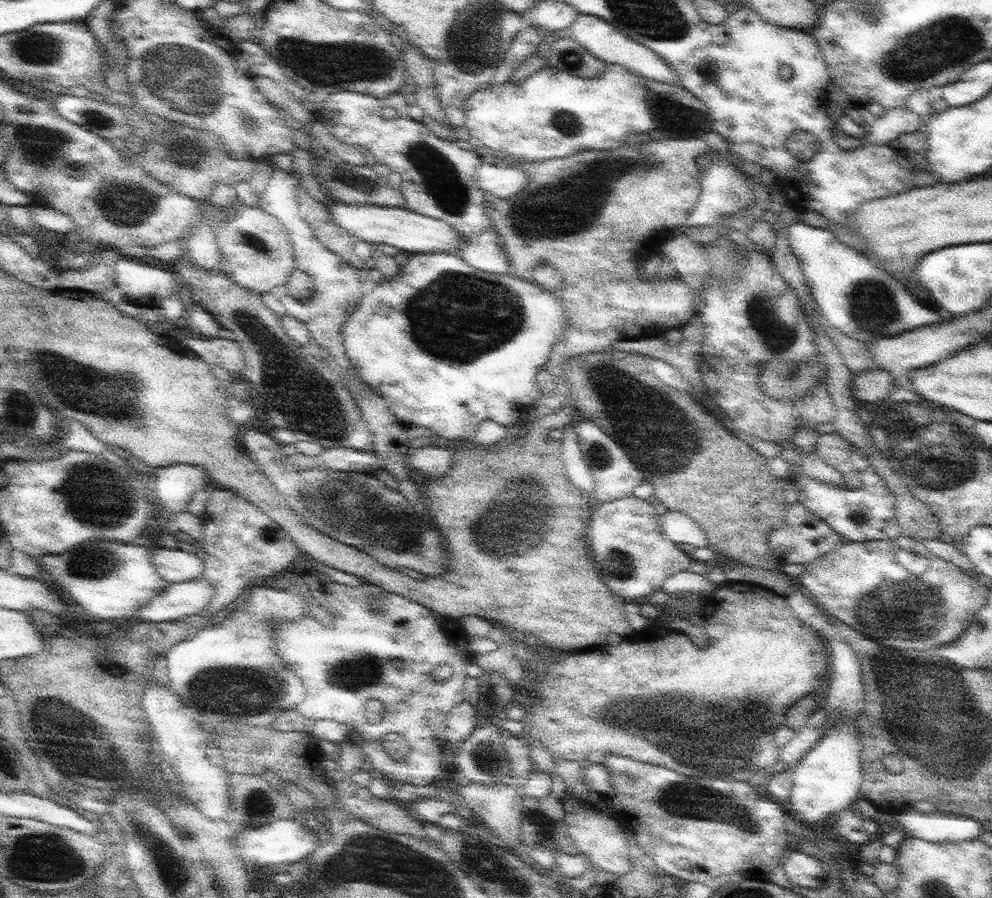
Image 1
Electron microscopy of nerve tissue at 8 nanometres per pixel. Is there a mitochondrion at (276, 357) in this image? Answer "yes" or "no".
yes

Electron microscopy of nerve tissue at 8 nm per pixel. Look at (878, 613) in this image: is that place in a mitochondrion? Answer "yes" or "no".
yes

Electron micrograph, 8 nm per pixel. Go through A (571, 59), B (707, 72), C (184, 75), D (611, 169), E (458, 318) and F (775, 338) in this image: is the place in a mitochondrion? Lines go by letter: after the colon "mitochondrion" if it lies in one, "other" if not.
A: mitochondrion
B: other
C: mitochondrion
D: mitochondrion
E: mitochondrion
F: mitochondrion

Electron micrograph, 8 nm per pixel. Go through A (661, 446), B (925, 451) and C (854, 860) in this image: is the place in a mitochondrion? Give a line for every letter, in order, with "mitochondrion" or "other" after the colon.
A: mitochondrion
B: mitochondrion
C: other

